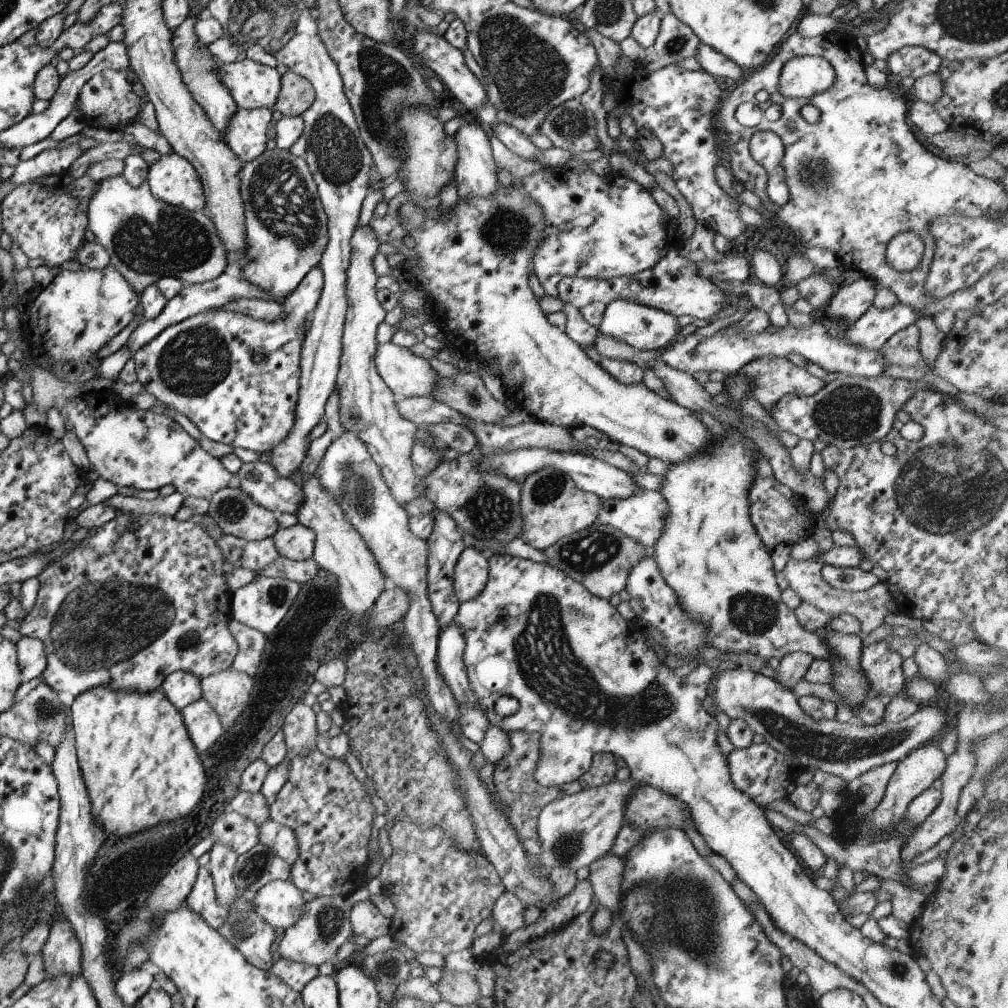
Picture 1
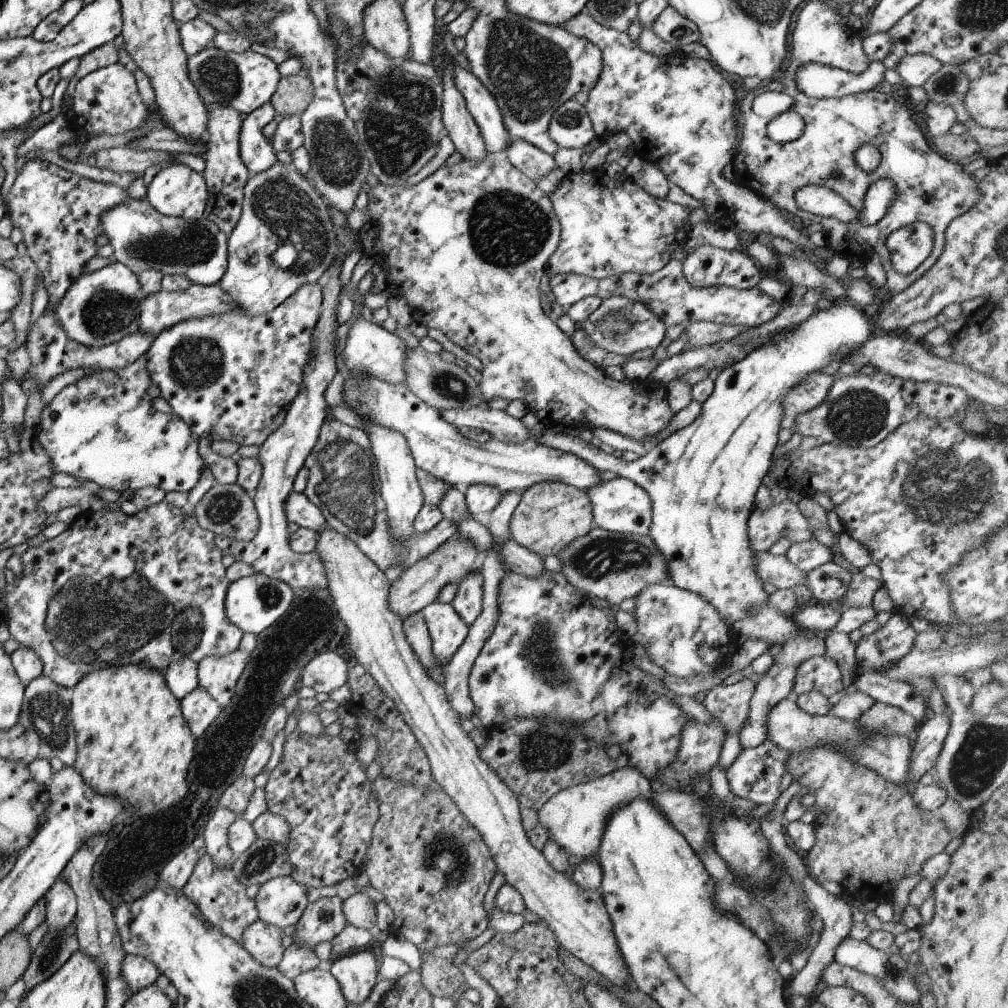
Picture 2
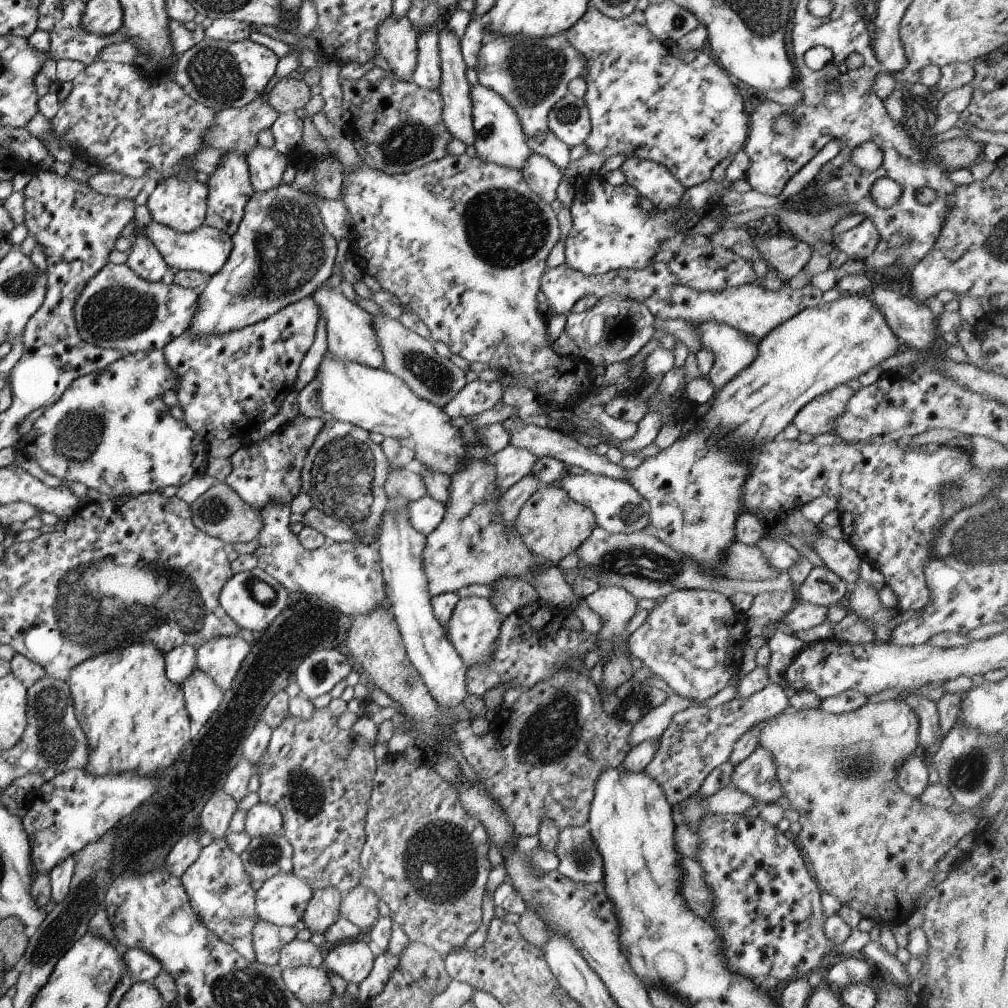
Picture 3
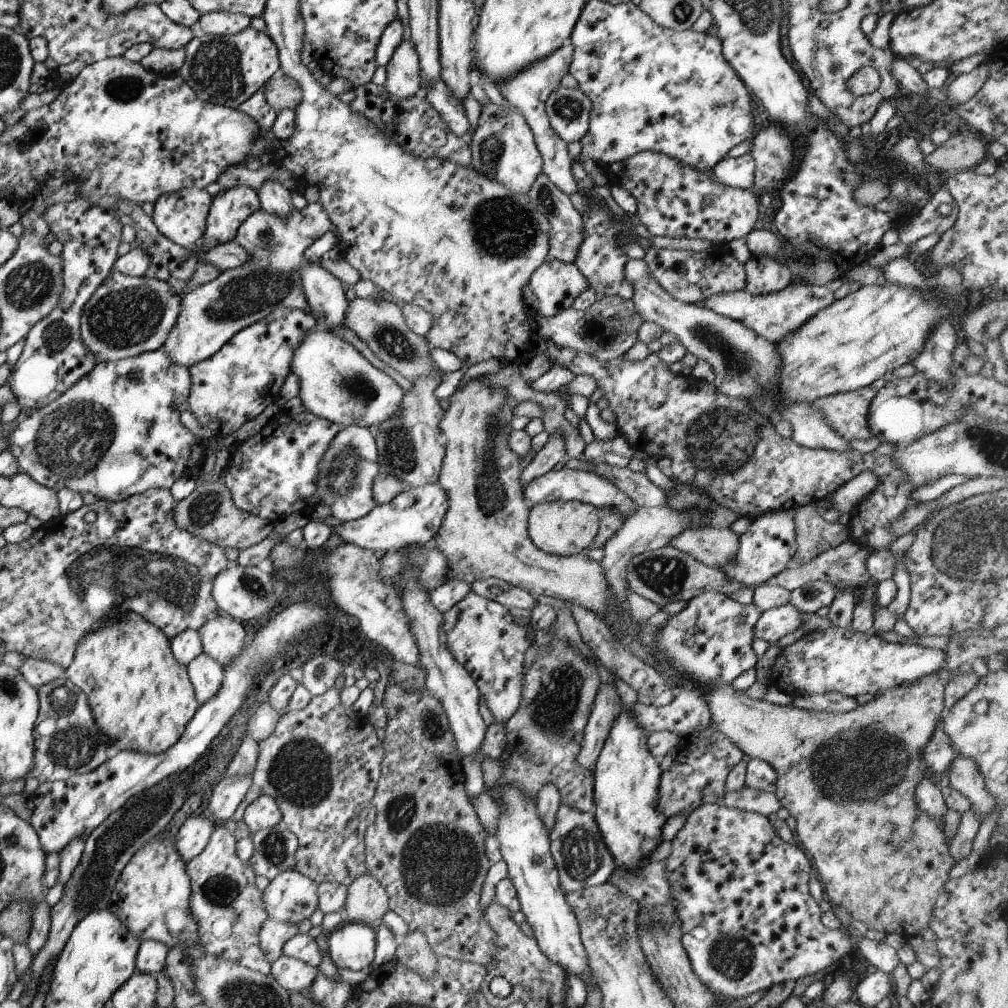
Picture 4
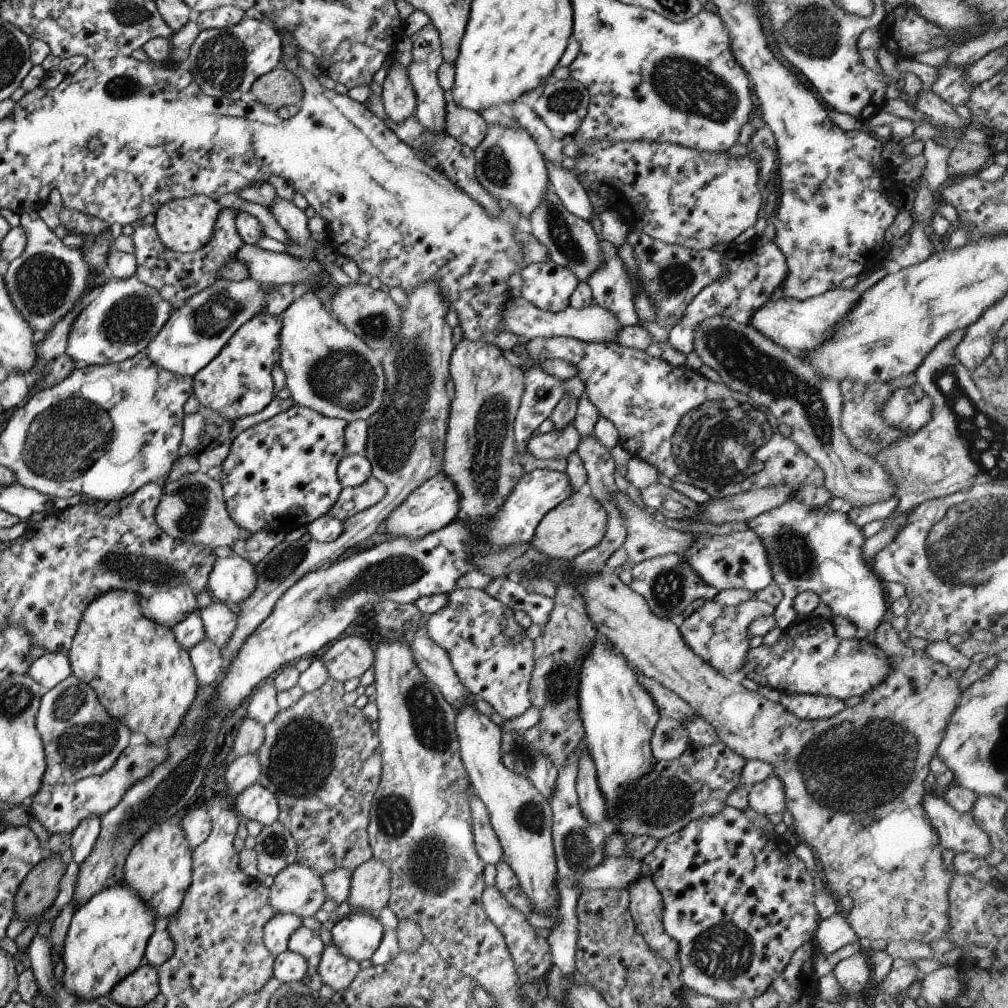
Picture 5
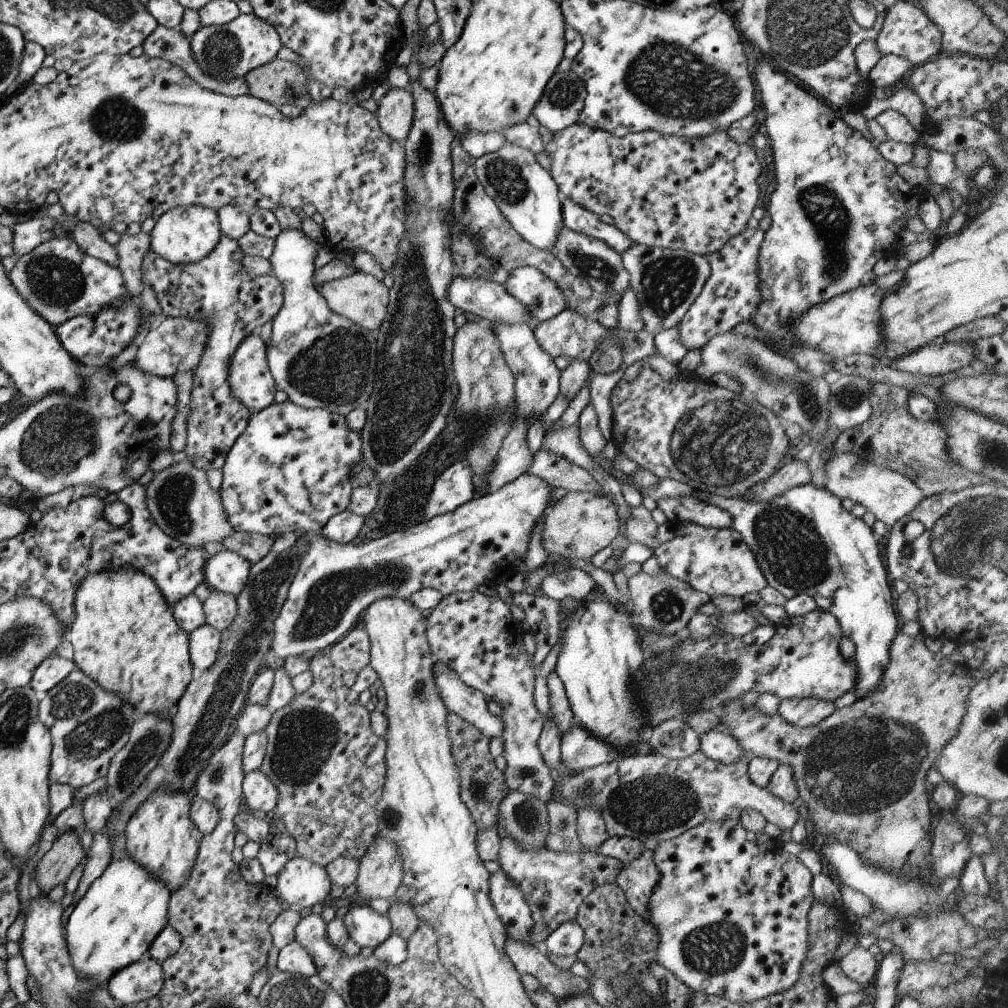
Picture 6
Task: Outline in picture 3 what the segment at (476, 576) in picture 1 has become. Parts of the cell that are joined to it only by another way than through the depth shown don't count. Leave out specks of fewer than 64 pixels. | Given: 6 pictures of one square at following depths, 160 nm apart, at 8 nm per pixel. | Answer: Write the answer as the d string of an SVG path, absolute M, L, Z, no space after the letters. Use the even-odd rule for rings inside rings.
M473 595L457 599L446 626L446 634L466 668L488 661L502 620L491 603L483 597Z

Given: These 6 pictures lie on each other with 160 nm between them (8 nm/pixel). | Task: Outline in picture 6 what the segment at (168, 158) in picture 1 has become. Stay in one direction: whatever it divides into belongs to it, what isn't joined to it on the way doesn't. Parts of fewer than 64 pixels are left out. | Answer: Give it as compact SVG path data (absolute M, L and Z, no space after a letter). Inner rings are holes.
M201 205L173 207L157 217L152 230L149 232L149 246L161 258L172 263L192 263L201 260L213 250L221 238L216 209Z

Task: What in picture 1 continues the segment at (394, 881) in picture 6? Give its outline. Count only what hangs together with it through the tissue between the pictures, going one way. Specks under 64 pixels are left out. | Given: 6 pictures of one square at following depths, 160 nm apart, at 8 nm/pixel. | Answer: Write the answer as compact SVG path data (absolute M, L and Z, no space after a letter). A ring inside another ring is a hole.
M369 899L355 902L349 912L352 933L373 941L390 933L391 920L383 918Z

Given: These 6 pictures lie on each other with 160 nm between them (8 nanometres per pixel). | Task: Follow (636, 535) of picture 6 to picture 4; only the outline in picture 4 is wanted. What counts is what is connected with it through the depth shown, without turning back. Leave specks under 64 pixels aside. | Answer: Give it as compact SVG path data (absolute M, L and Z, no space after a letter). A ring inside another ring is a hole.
M701 527L697 529L687 529L673 537L669 545L678 551L690 554L695 560L705 566L721 569L727 565L736 555L738 537L731 529Z

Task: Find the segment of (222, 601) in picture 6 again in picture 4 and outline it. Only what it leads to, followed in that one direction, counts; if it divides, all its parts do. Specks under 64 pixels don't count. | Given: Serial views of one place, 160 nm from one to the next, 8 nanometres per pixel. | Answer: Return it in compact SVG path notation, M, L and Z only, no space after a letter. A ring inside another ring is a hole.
M221 613L217 618L209 619L197 631L202 652L220 664L223 670L241 654L245 632L240 621Z

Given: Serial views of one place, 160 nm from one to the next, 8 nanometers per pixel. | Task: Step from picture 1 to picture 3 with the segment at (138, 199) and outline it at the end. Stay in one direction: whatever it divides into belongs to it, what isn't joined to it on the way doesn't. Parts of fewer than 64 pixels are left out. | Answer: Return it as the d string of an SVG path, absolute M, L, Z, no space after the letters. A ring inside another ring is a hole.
M133 218L131 220L134 223L133 234L142 233L161 255L170 271L197 271L205 276L213 276L225 264L232 244L230 235L222 230L203 224L195 230L184 233L170 229L169 226L155 222L151 218L149 220L146 225L140 227Z

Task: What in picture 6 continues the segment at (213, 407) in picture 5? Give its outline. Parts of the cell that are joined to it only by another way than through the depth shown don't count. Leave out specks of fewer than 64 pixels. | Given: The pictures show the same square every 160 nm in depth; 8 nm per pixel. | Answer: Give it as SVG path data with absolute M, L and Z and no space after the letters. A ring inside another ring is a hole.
M251 332L238 342L228 362L227 384L231 396L245 406L249 415L257 414L273 403L273 395L277 388L266 363L263 341L259 339L258 334Z

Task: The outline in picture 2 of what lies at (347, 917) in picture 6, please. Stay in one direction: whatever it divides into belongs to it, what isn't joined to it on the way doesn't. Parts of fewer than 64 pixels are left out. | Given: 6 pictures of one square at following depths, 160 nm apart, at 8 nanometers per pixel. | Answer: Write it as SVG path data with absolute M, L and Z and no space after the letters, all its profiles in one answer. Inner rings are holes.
M351 952L331 961L329 973L339 986L344 1003L361 1004L375 984L379 963L374 952Z

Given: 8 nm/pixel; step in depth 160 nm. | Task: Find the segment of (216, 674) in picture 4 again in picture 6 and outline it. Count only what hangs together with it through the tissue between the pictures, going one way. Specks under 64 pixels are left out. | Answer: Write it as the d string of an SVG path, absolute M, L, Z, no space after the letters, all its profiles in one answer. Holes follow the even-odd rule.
M201 625L188 634L188 657L192 668L207 670L215 662L220 634L209 625Z

